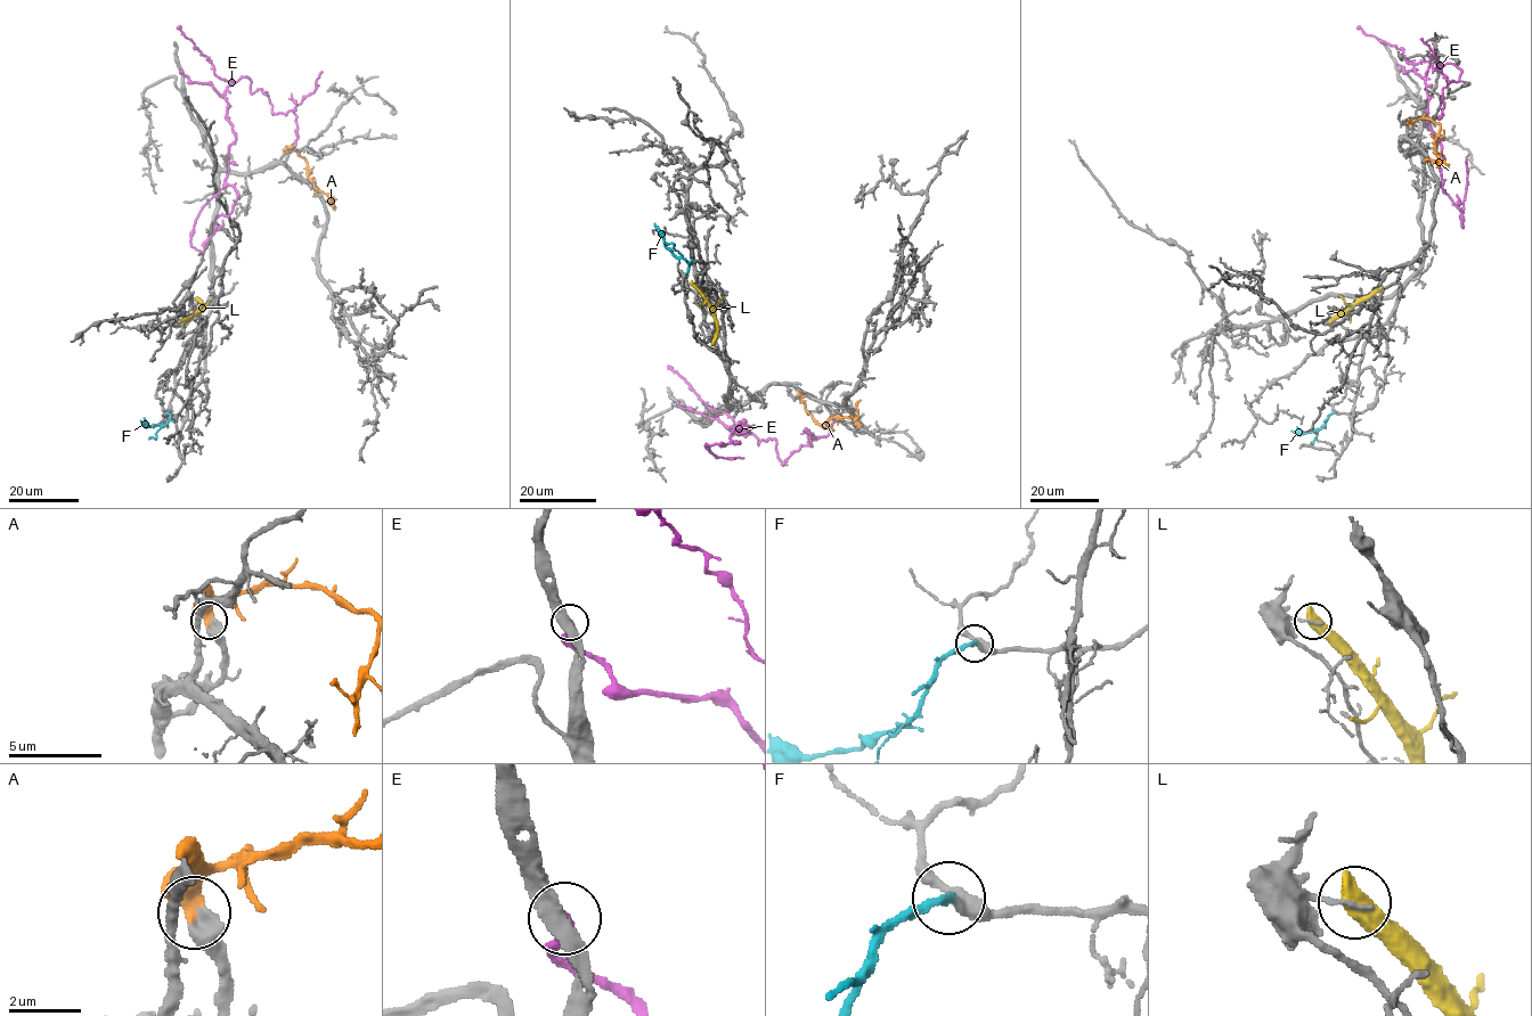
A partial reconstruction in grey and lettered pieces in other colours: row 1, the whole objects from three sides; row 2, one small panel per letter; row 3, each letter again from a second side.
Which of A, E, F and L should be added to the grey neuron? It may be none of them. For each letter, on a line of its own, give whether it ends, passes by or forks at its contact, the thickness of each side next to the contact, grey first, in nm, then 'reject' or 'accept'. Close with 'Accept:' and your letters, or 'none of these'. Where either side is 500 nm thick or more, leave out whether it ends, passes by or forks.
A: 500/480 nm | accept
E: it ends | 400/260 nm | reject
F: it ends | 320/200 nm | accept
L: 140/750 nm | reject
Accept: A, F

